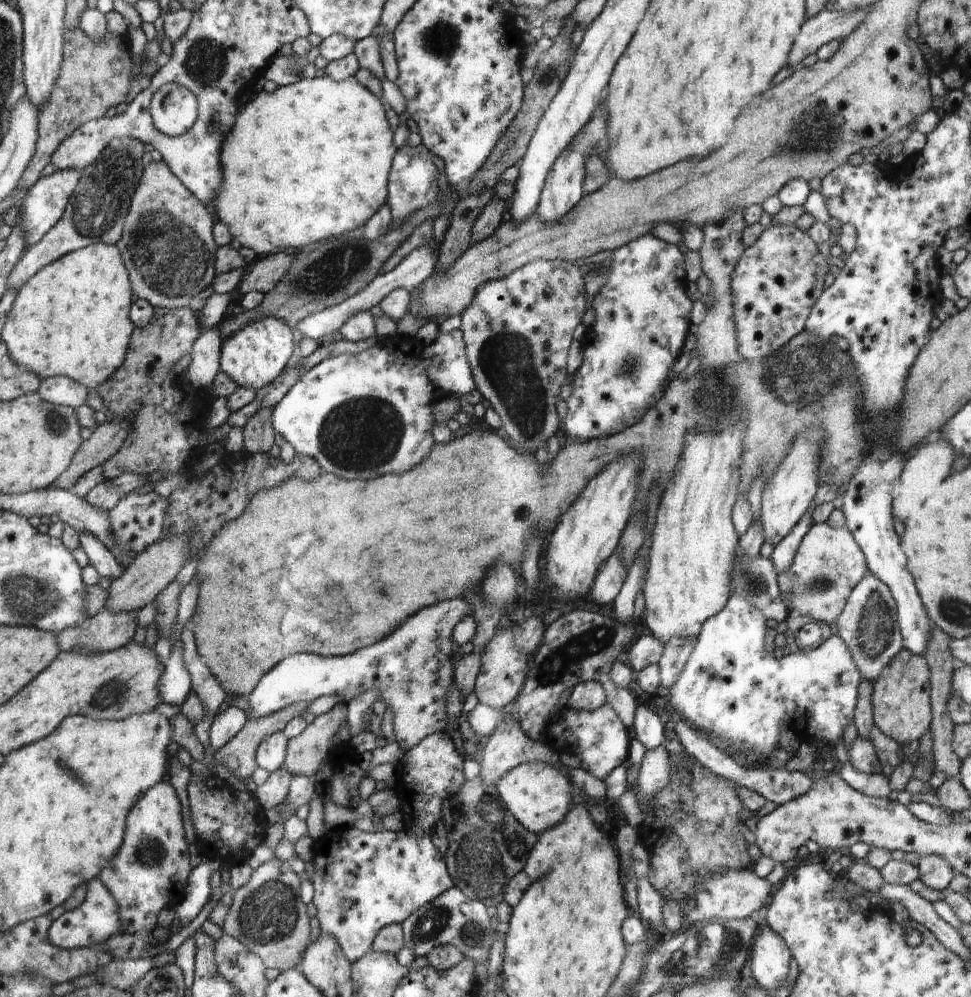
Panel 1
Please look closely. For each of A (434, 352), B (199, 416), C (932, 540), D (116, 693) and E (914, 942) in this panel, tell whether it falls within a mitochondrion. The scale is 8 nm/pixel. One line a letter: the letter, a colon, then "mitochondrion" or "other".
A: other
B: other
C: other
D: mitochondrion
E: other

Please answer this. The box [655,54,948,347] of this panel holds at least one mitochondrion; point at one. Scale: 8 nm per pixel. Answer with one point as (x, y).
(817, 129)

